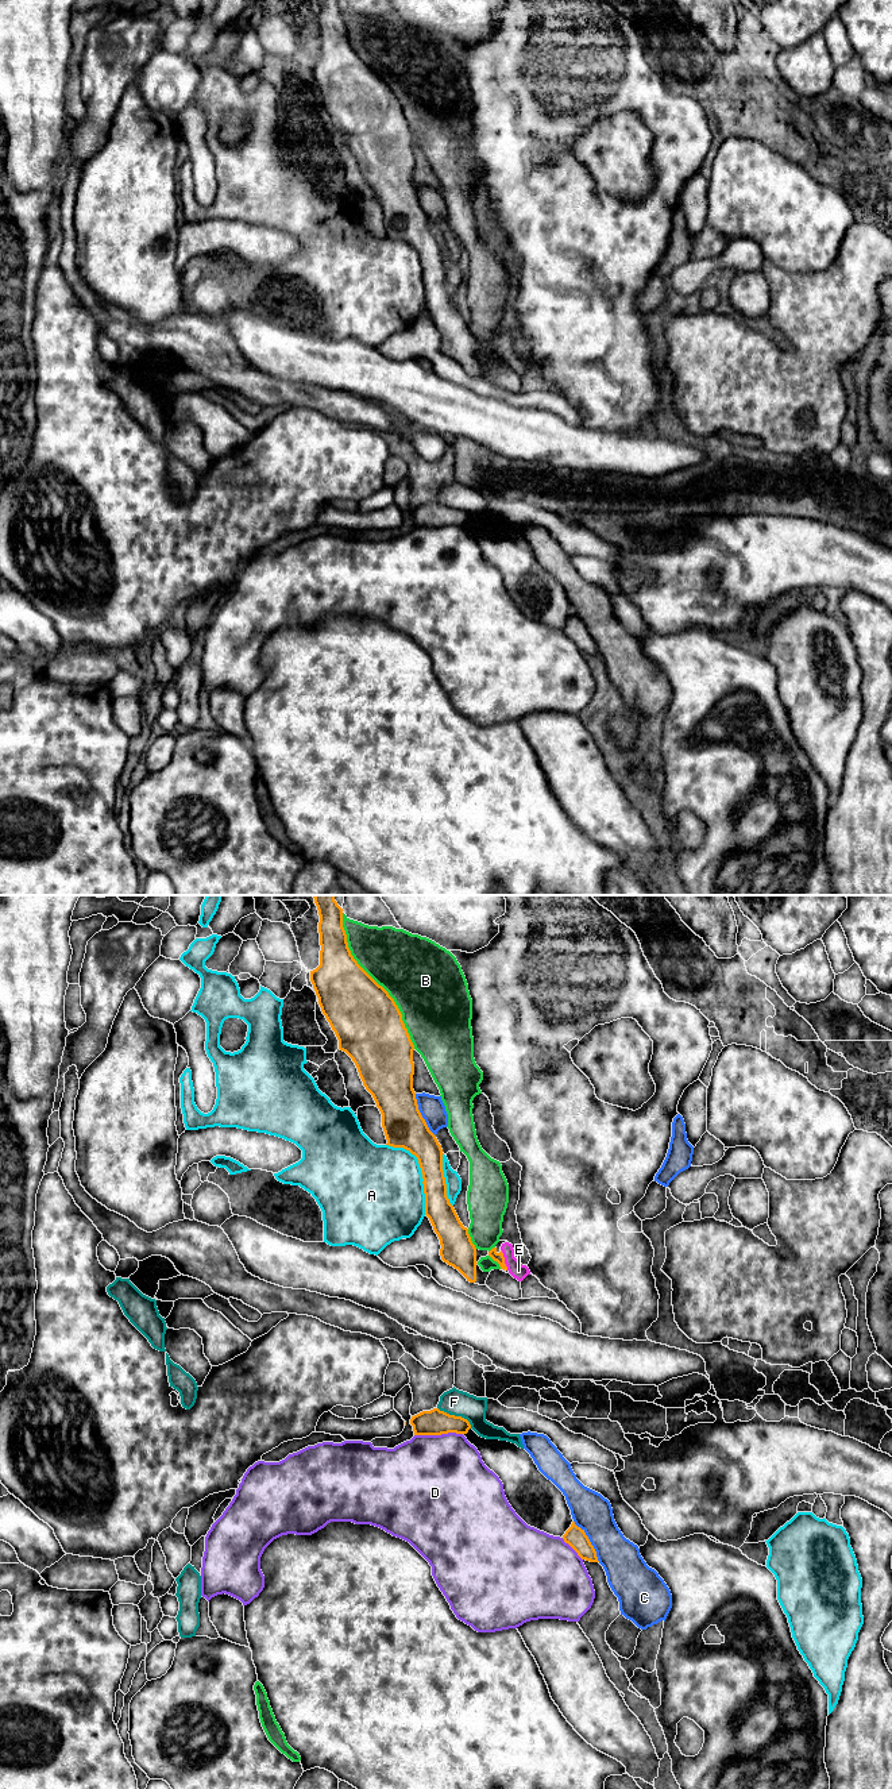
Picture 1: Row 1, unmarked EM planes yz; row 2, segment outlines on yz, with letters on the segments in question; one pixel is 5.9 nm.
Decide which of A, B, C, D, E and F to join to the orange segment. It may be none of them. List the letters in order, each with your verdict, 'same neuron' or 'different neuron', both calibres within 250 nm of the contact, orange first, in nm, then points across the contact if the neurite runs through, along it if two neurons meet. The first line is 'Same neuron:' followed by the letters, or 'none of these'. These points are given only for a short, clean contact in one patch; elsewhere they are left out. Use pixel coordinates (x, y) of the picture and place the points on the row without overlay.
Same neuron: E
A: different neuron; 220 nm thick on the orange side, 480 nm on the other
B: different neuron; 400 nm thick on the orange side, 400 nm on the other
C: different neuron; 120 nm thick on the orange side, 240 nm on the other
D: different neuron; 160 nm thick on the orange side, 500 nm on the other
E: same neuron; 60 nm thick on the orange side, 90 nm on the other; runs through yz (498, 350), (504, 353), (518, 363)
F: different neuron; 160 nm thick on the orange side, 160 nm on the other

